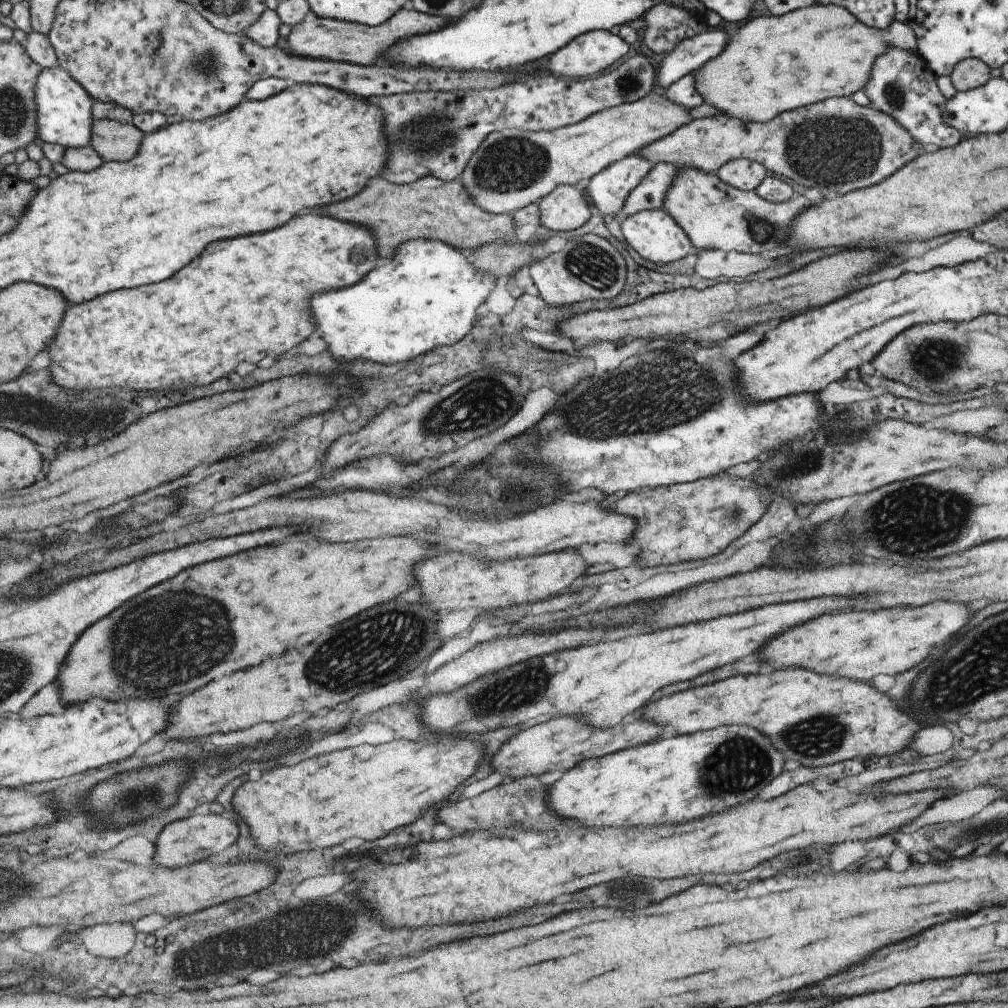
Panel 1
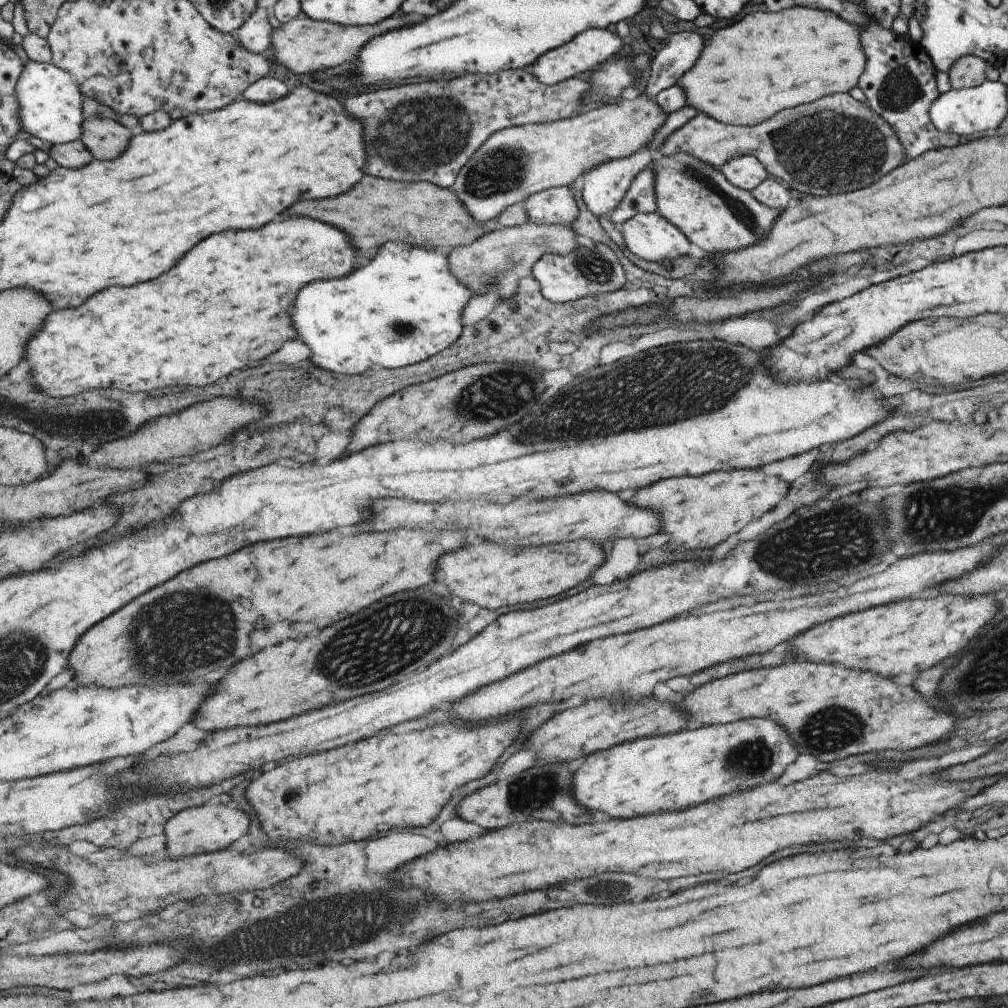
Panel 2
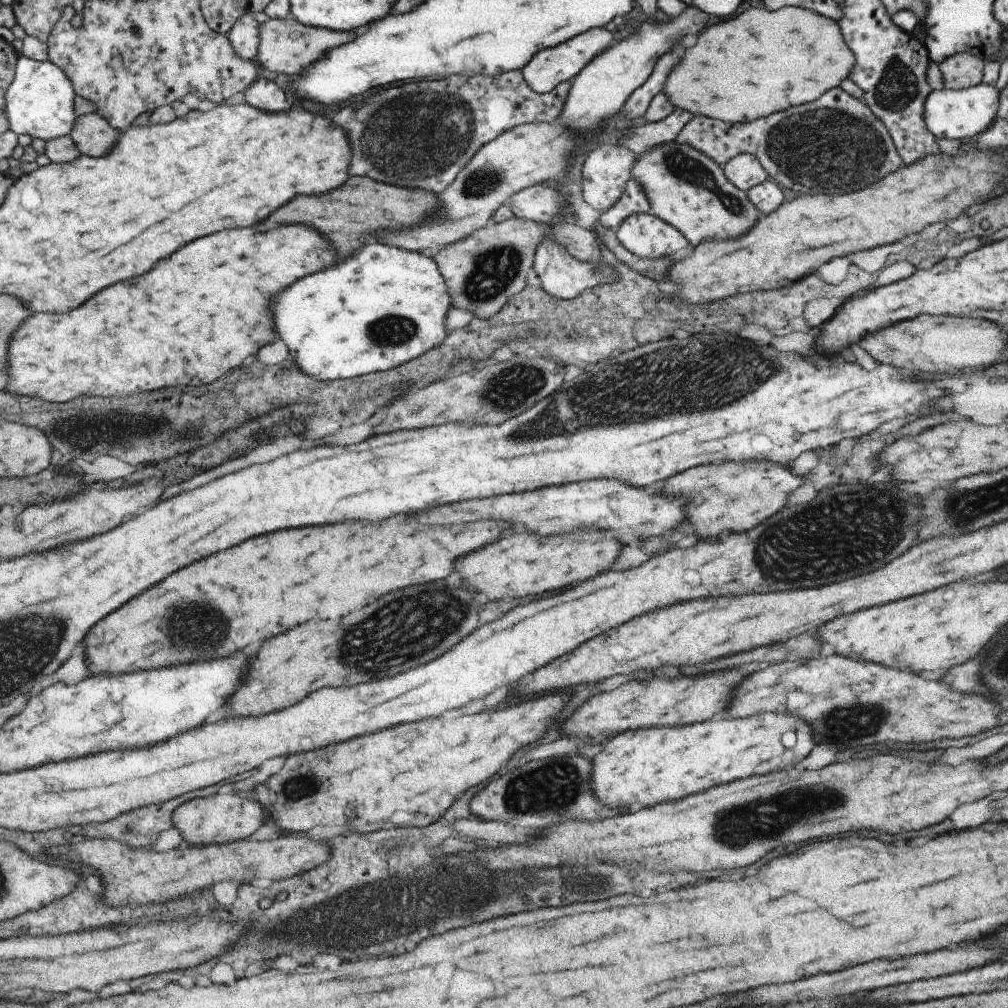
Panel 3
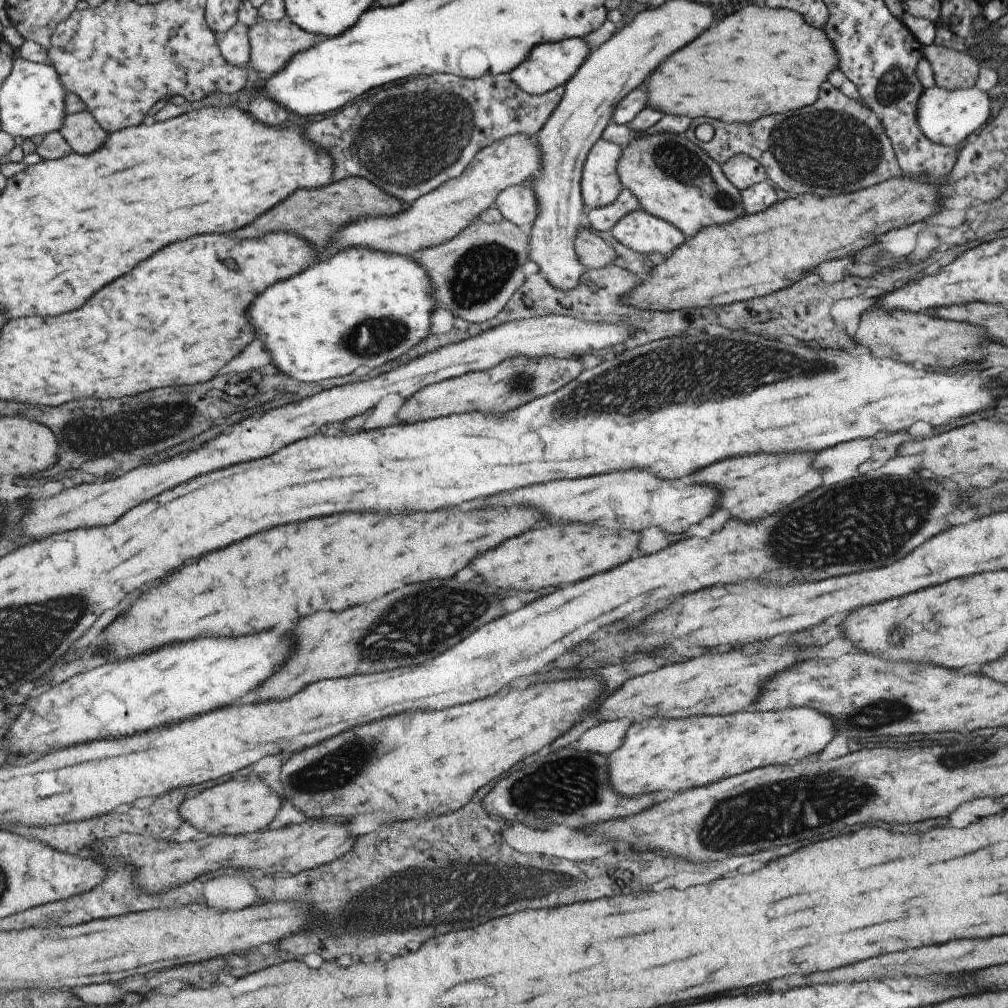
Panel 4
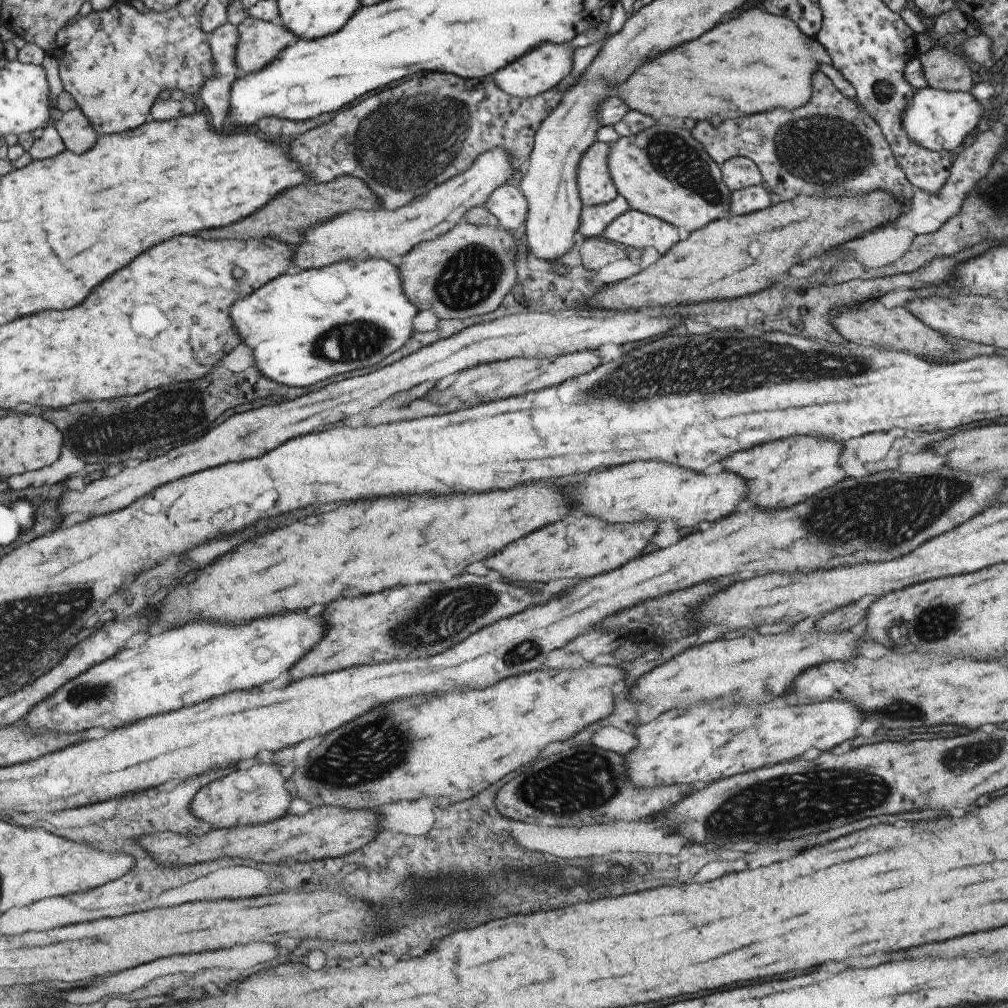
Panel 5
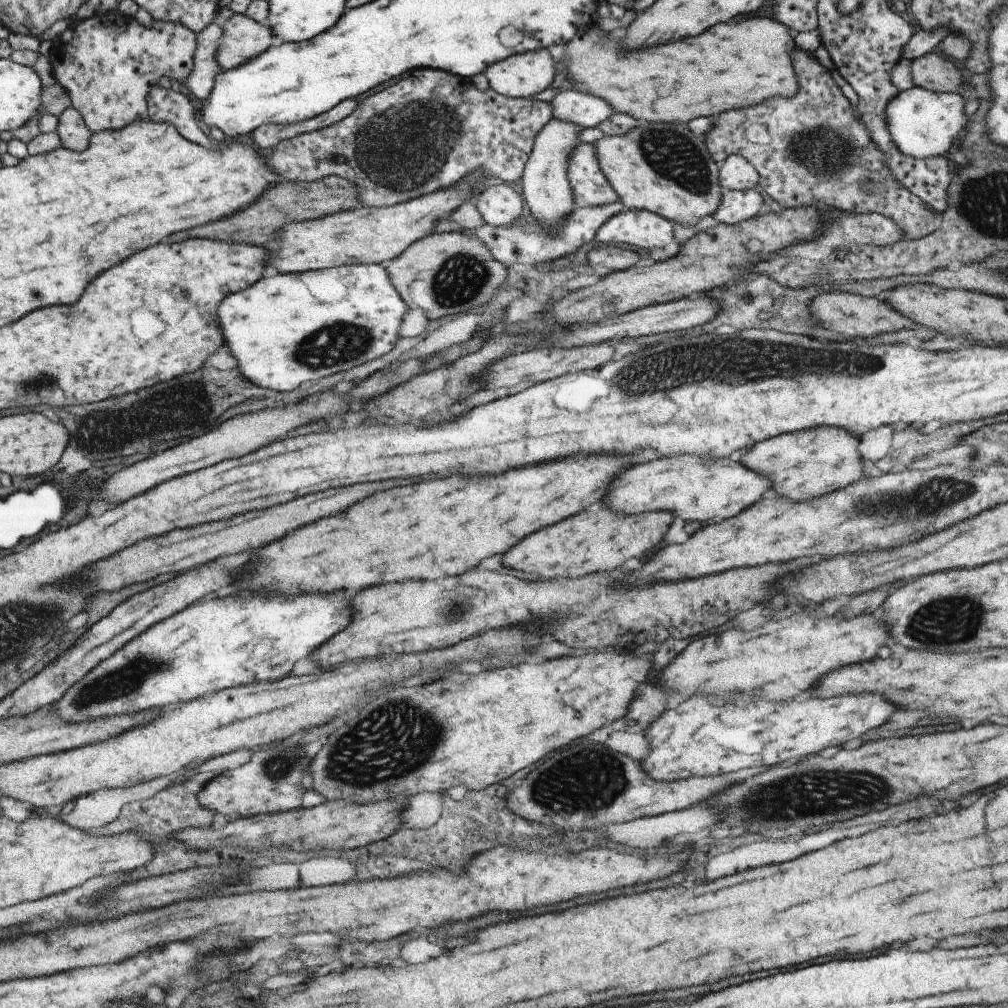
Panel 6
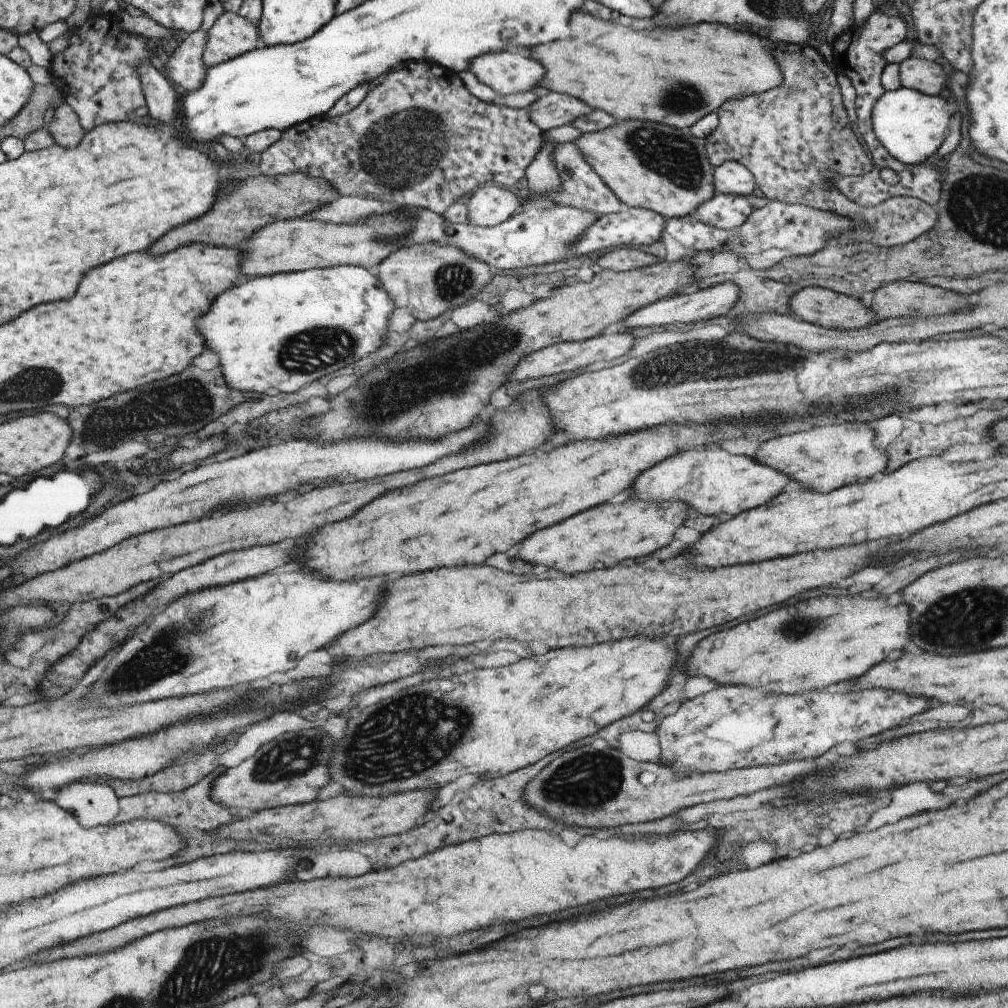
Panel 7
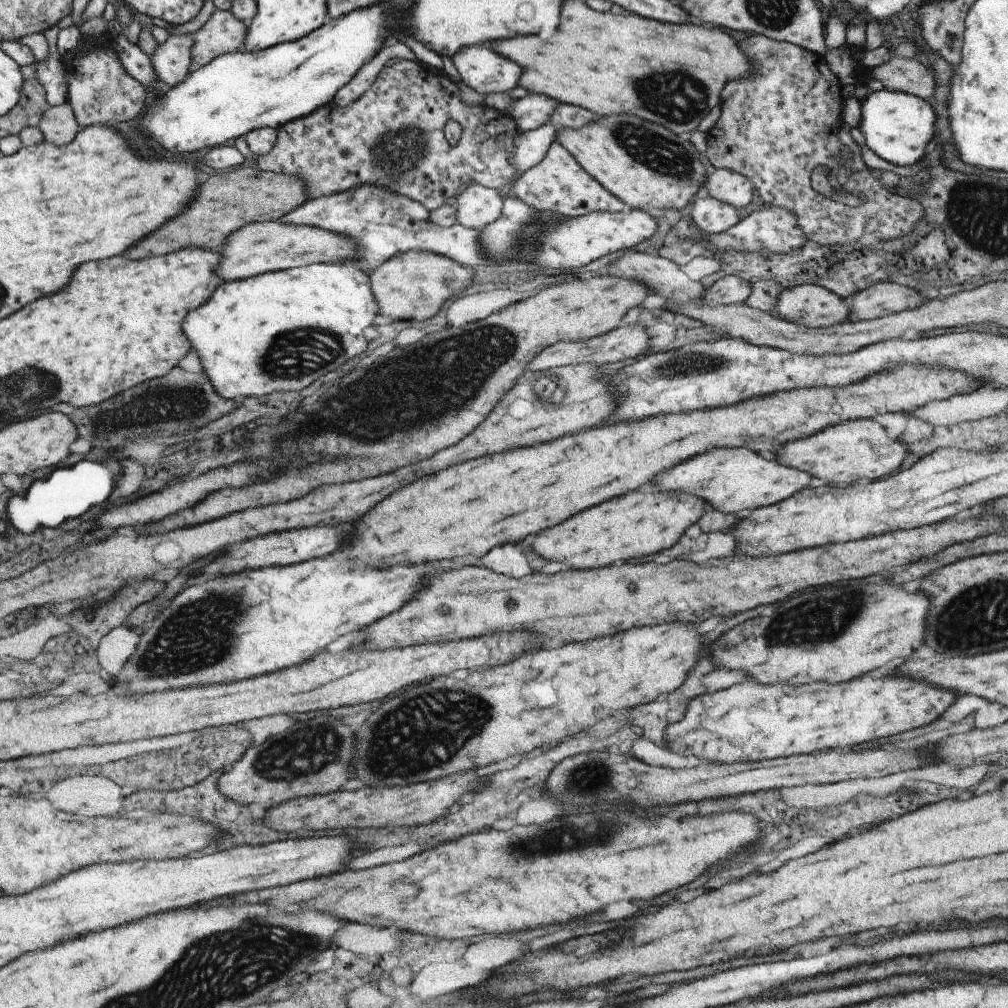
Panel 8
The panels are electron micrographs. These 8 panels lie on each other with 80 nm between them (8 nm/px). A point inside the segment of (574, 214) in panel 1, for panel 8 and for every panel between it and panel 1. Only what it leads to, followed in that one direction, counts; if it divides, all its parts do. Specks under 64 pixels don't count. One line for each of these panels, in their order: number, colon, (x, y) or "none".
2: (556, 206)
3: (542, 203)
4: (518, 204)
5: (508, 205)
6: (499, 204)
7: (488, 205)
8: (476, 206)

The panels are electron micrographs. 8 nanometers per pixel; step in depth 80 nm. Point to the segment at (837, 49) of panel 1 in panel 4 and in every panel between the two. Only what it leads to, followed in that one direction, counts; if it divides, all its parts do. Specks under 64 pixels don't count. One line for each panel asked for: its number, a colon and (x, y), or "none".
2: (737, 84)
3: (787, 57)
4: (786, 60)

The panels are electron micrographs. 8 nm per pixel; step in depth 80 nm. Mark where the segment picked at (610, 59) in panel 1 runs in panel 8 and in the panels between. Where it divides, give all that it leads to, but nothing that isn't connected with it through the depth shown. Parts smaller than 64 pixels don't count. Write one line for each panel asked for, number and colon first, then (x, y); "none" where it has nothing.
2: (594, 47)
3: (550, 67)
4: (550, 65)
5: (543, 68)
6: (522, 75)
7: (509, 72)
8: (482, 70)

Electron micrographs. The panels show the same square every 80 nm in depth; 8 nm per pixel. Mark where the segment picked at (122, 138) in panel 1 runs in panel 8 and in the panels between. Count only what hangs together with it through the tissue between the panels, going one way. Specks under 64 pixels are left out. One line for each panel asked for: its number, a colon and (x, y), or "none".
2: (106, 138)
3: (95, 136)
4: (84, 132)
5: (76, 129)
6: (75, 134)
7: (66, 126)
8: (60, 125)

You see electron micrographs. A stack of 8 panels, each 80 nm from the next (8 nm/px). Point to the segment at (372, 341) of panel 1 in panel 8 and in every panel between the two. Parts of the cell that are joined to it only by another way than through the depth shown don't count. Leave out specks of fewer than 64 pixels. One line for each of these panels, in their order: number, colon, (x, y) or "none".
2: (404, 306)
3: (384, 306)
4: (360, 307)
5: (359, 307)
6: (281, 330)
7: (323, 319)
8: (276, 331)

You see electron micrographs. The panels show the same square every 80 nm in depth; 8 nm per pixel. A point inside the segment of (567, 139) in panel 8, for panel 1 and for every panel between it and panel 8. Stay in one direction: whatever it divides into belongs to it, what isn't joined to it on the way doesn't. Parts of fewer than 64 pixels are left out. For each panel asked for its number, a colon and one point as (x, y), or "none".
1: (712, 214)
2: (716, 216)
3: (685, 189)
4: (673, 179)
5: (664, 172)
6: (664, 168)
7: (649, 165)

